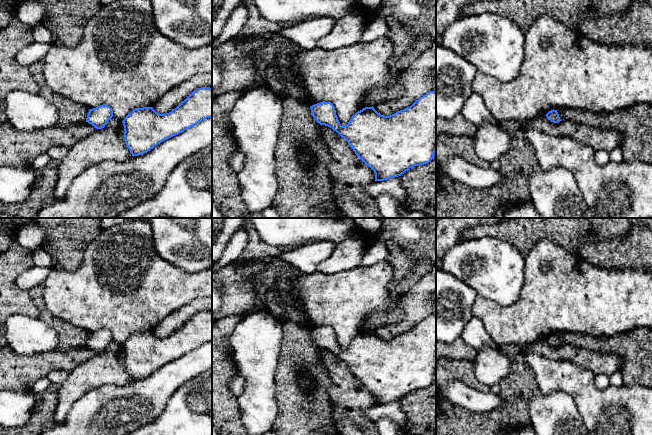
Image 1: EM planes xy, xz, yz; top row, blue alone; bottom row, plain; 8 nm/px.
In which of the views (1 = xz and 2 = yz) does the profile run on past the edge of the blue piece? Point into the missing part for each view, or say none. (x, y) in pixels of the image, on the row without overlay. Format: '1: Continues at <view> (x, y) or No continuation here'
1: No continuation here
2: No continuation here

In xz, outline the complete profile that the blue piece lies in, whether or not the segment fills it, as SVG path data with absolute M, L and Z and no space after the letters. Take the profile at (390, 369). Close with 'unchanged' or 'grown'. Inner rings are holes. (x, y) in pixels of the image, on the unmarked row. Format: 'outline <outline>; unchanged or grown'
outline M429 315L410 331L390 340L378 337L374 331L356 336L347 349L342 350L331 326L310 330L311 339L320 349L325 349L344 362L355 378L375 397L375 405L401 400L414 390L429 387L436 376L436 316Z; unchanged

